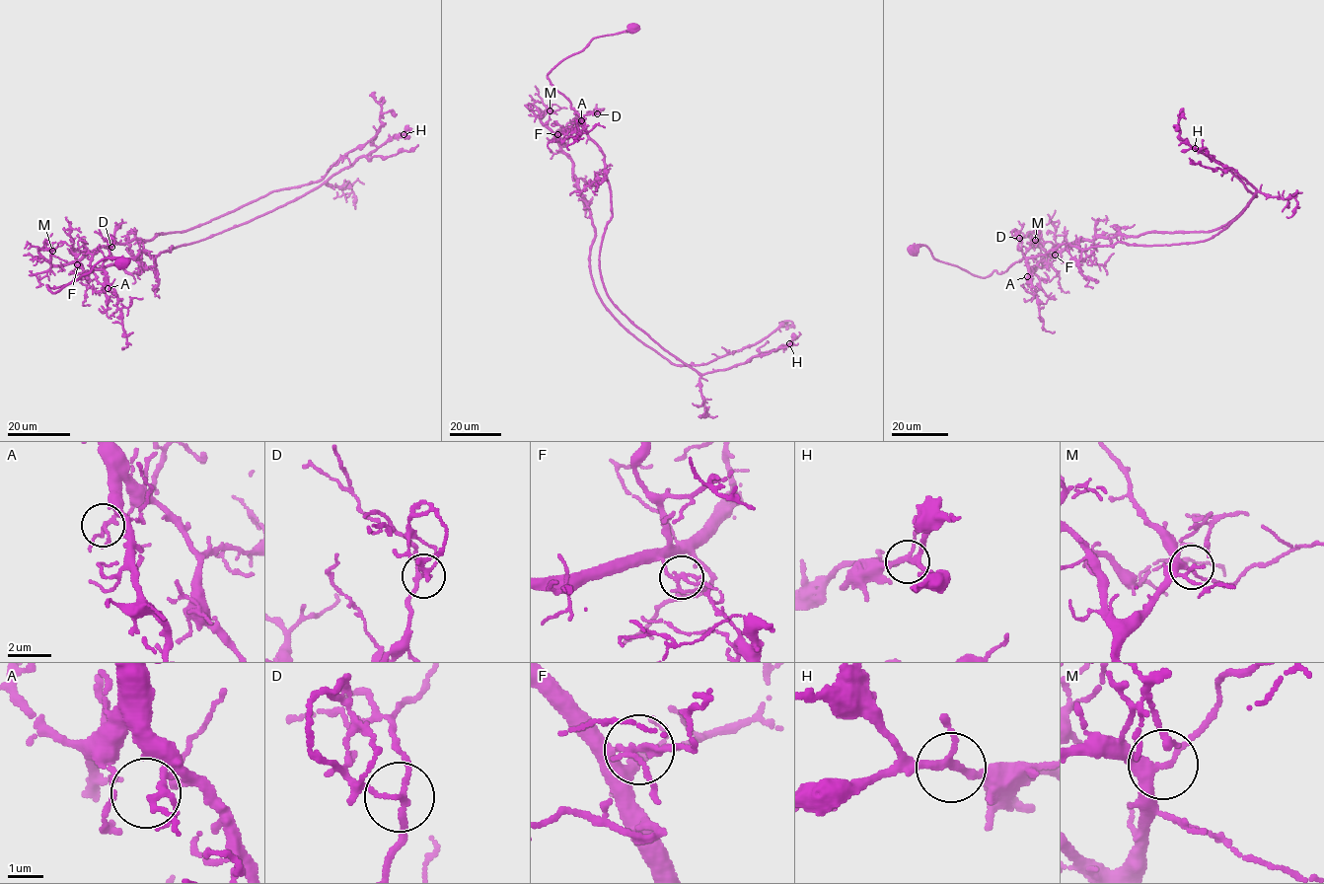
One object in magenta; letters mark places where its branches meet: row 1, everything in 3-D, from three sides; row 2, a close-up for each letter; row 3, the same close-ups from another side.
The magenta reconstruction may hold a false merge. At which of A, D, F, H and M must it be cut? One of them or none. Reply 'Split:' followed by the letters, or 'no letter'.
Split: F

